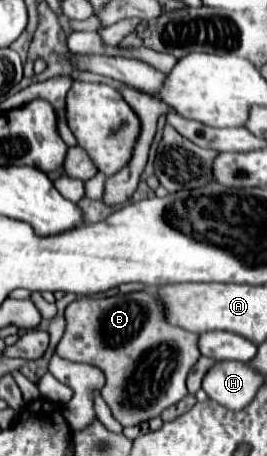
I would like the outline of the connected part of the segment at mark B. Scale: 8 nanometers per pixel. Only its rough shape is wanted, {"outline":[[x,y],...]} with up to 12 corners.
{"outline":[[137,291],[67,305],[57,355],[103,367],[123,427],[187,395],[197,335]]}

